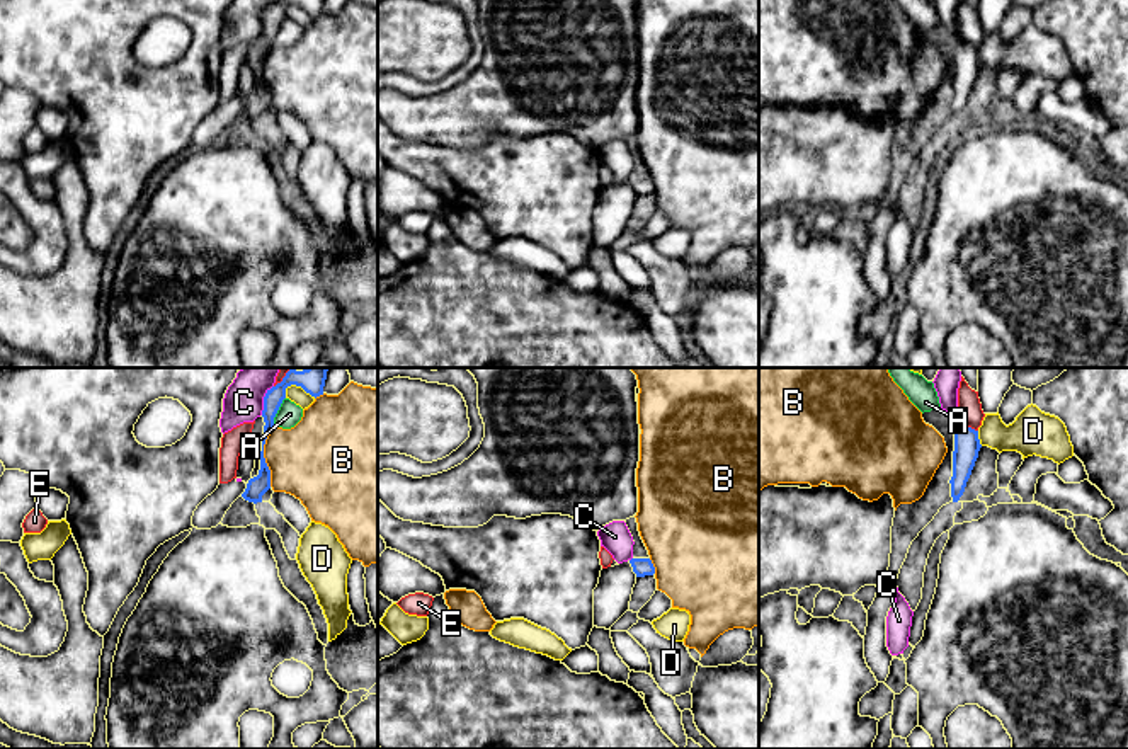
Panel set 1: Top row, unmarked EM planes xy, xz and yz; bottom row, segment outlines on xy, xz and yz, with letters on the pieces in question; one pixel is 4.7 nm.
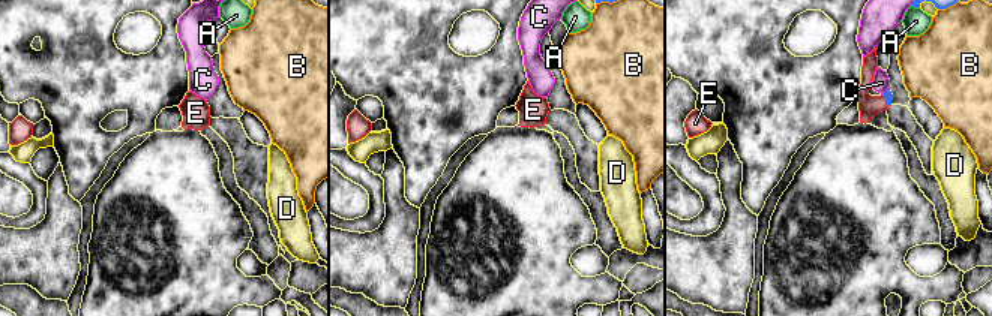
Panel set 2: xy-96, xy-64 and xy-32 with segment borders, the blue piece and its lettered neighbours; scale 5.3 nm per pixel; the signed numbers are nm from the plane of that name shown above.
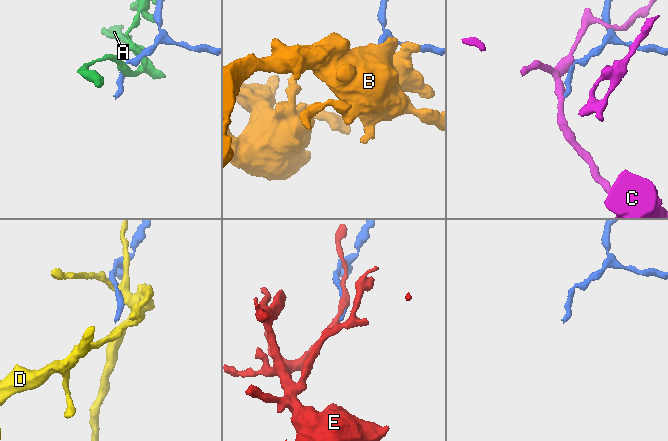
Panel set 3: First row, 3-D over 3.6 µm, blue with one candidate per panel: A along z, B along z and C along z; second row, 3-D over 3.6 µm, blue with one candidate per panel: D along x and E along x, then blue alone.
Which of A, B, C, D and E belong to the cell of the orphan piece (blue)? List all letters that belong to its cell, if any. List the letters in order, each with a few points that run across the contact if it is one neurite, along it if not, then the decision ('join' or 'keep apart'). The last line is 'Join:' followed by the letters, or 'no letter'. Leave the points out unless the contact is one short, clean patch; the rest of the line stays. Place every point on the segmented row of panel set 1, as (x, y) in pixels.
A: keep apart
B: keep apart
C: keep apart
D: line yz (977, 431), (982, 445); keep apart
E: join
Join: E

